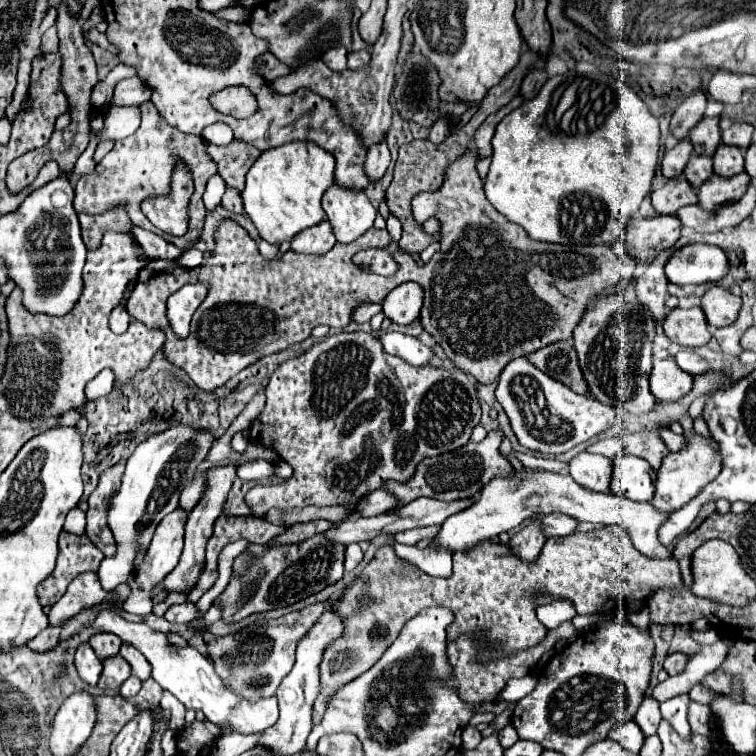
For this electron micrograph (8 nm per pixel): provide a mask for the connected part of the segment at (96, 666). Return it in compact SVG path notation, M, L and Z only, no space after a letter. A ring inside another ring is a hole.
M81 643L75 651L75 667L79 677L89 683L89 685L97 685L99 675L101 675L101 661L95 655L95 651L91 651L89 643Z

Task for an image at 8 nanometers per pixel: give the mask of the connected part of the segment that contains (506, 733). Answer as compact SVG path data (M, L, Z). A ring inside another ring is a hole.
M507 723L501 731L499 731L499 743L501 743L501 747L511 747L515 741L517 741L519 737L517 737L517 731L515 731L515 727L511 727L511 723Z

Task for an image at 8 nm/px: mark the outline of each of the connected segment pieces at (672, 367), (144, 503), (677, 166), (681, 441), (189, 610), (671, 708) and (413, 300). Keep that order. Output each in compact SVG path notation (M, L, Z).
M667 357L667 359L657 359L653 361L653 371L651 371L651 393L655 395L655 399L659 401L677 401L681 397L685 397L693 387L693 375L683 371L677 363L675 357Z
M177 423L161 433L149 435L135 447L133 455L127 459L121 489L117 491L109 507L109 527L115 533L119 549L115 557L101 561L101 567L97 571L101 583L123 583L125 577L131 575L137 547L149 547L157 523L179 505L183 487L187 487L187 483L191 483L191 479L195 477L195 471L207 457L213 441L215 437L211 435L211 431L199 431L197 427Z
M681 139L673 149L665 151L665 157L661 161L661 169L663 169L665 179L679 177L691 155L693 155L693 147L691 147L689 139Z
M663 425L659 431L661 431L661 439L669 447L669 451L681 451L685 447L685 437L683 435L675 435L667 425Z
M185 601L181 605L171 605L165 613L165 619L171 623L189 623L191 619L195 619L199 615L199 609L195 603Z
M677 695L669 701L661 703L661 715L671 723L671 727L685 739L689 739L691 729L687 723L687 705L689 705L689 695Z
M401 283L395 287L383 301L383 313L389 317L393 323L399 325L409 325L419 317L423 305L423 287L419 283Z

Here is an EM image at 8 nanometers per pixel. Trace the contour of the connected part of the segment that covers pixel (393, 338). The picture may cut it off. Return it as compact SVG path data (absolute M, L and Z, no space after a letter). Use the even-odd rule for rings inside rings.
M385 333L379 337L379 341L383 343L387 353L399 355L401 359L409 361L411 365L419 367L427 365L433 359L433 349L429 349L423 345L419 339L411 337L411 335L403 335L403 333Z

